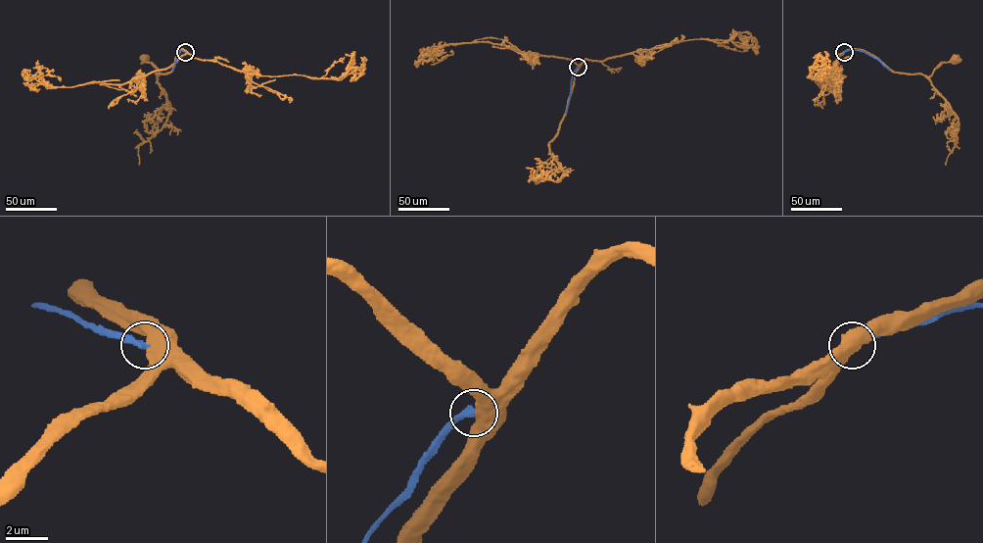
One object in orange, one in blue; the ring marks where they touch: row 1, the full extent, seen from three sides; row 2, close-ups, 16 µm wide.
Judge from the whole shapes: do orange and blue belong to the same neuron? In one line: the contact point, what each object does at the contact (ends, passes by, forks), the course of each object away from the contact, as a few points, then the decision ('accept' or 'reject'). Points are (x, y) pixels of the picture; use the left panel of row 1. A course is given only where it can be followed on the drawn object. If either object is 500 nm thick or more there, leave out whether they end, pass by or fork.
(185, 52) | orange via (186, 52), (181, 49), (170, 72), (157, 76), (159, 69), (145, 59) | blue via (186, 52), (178, 50), (172, 71) | reject

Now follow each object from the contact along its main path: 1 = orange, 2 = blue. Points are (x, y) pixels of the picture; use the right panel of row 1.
1: (844, 52), (863, 49), (894, 72), (927, 76), (941, 63), (954, 59)
2: (844, 52), (864, 51), (890, 71)

